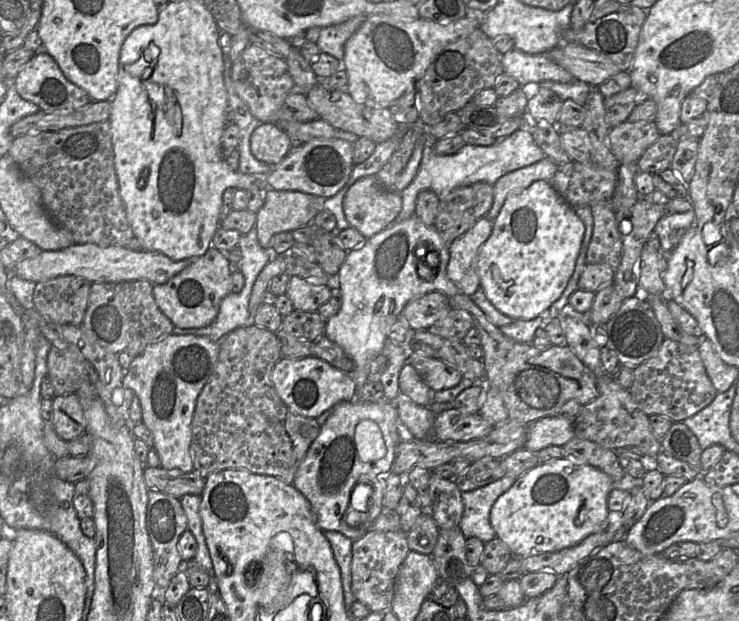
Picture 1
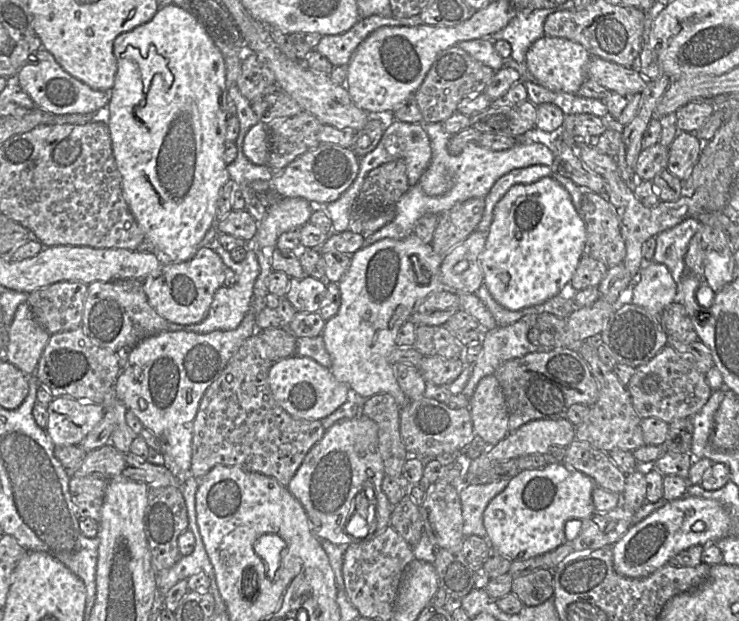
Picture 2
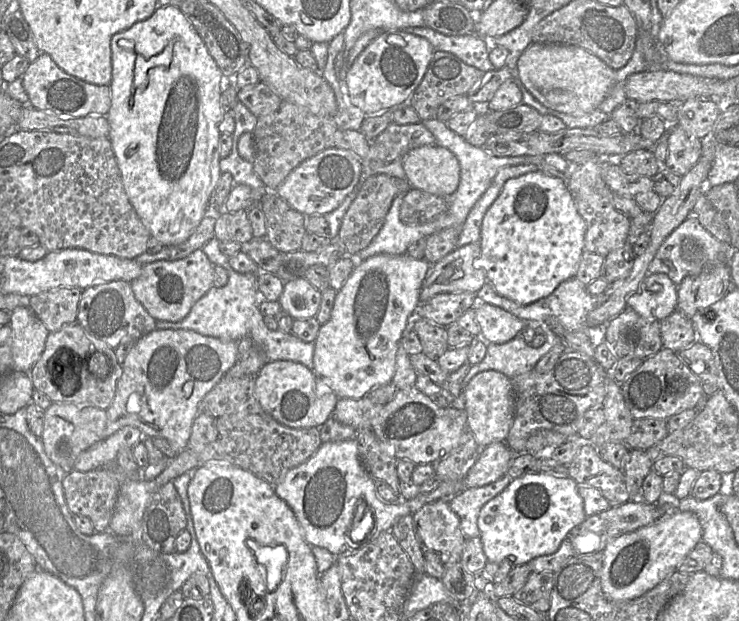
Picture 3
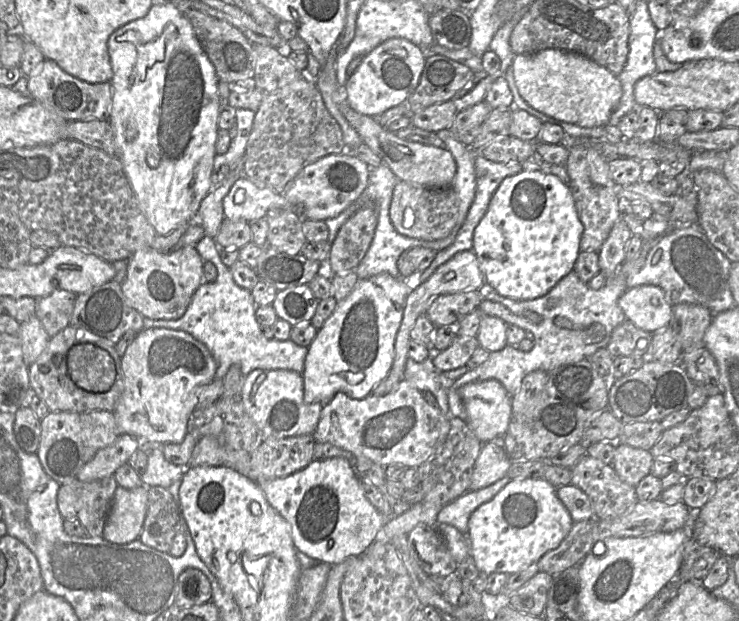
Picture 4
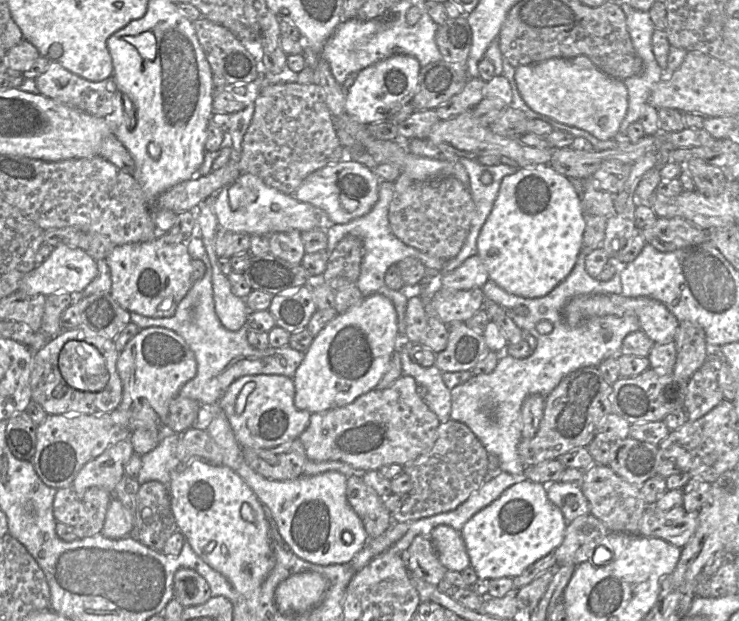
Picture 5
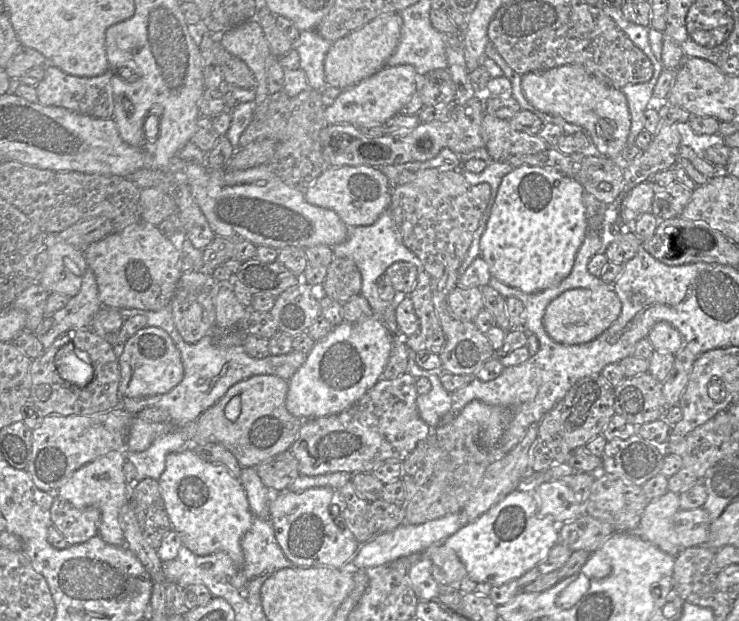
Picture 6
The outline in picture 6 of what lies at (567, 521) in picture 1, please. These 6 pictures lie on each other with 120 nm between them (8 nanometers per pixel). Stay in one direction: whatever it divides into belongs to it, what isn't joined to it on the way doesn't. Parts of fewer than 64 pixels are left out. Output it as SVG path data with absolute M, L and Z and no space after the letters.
M515 489L486 513L464 525L441 542L454 550L466 567L467 576L477 584L501 586L517 580L542 562L559 543L560 525L551 516L540 515L532 491Z

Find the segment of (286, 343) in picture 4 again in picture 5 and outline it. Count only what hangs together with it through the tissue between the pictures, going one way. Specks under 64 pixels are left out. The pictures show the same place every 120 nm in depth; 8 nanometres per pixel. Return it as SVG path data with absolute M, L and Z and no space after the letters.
M195 233L186 242L192 259L201 260L206 267L204 276L195 281L178 304L174 315L153 318L130 312L130 318L140 329L151 326L164 327L180 335L193 351L197 361L197 373L179 390L179 395L198 401L201 405L215 405L227 388L244 375L280 374L293 378L304 359L305 352L290 345L257 349L247 340L247 322L237 331L226 329L216 311L212 286L212 267L201 237Z

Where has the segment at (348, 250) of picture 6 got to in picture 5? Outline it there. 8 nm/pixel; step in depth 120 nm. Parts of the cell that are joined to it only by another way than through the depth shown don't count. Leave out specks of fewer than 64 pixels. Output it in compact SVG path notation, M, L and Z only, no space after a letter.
M381 181L378 187L378 199L367 214L345 224L328 224L327 228L323 229L328 238L327 250L329 252L331 252L336 247L337 243L348 234L358 236L362 239L364 254L361 261L361 271L357 280L357 286L363 294L363 297L379 293L388 297L392 301L397 313L398 330L400 341L402 341L405 339L405 312L407 307L407 298L401 290L392 290L386 286L384 275L387 269L392 264L397 263L403 258L414 257L425 265L428 273L436 273L441 271L446 262L438 258L430 257L416 248L404 244L392 233L388 221L388 209L392 195L393 183Z

